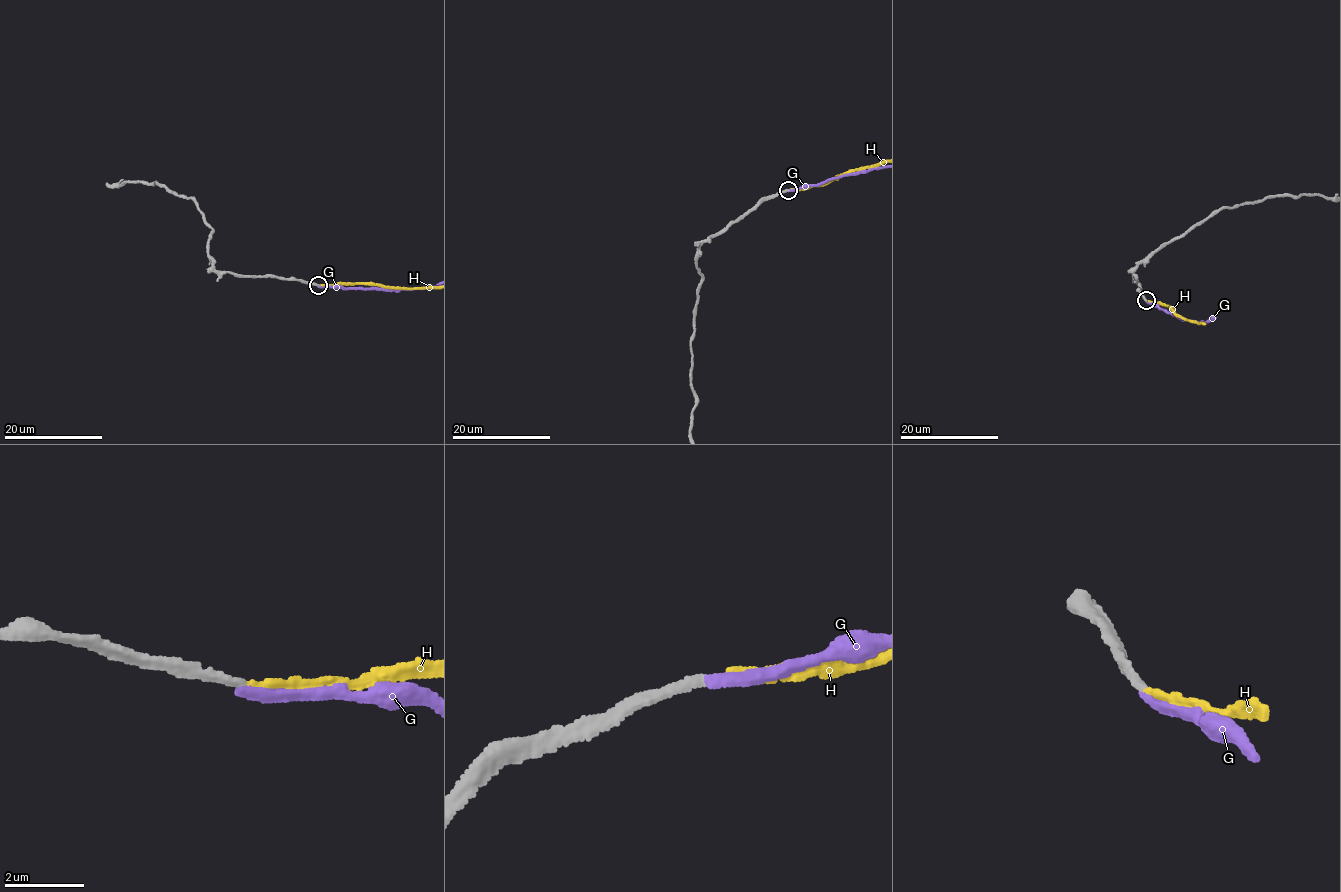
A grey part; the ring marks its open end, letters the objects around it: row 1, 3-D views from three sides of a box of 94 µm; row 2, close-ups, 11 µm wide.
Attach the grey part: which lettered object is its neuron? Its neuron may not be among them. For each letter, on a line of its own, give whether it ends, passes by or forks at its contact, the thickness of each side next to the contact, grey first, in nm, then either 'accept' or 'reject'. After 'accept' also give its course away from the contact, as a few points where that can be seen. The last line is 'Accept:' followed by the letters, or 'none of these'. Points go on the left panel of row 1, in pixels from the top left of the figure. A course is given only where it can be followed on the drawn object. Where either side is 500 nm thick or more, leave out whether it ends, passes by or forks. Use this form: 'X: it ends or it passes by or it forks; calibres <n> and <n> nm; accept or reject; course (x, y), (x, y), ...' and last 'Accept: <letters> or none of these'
G: it ends; calibres 240 and 260 nm; reject
H: it ends; calibres 240 and 200 nm; accept
Accept: H

